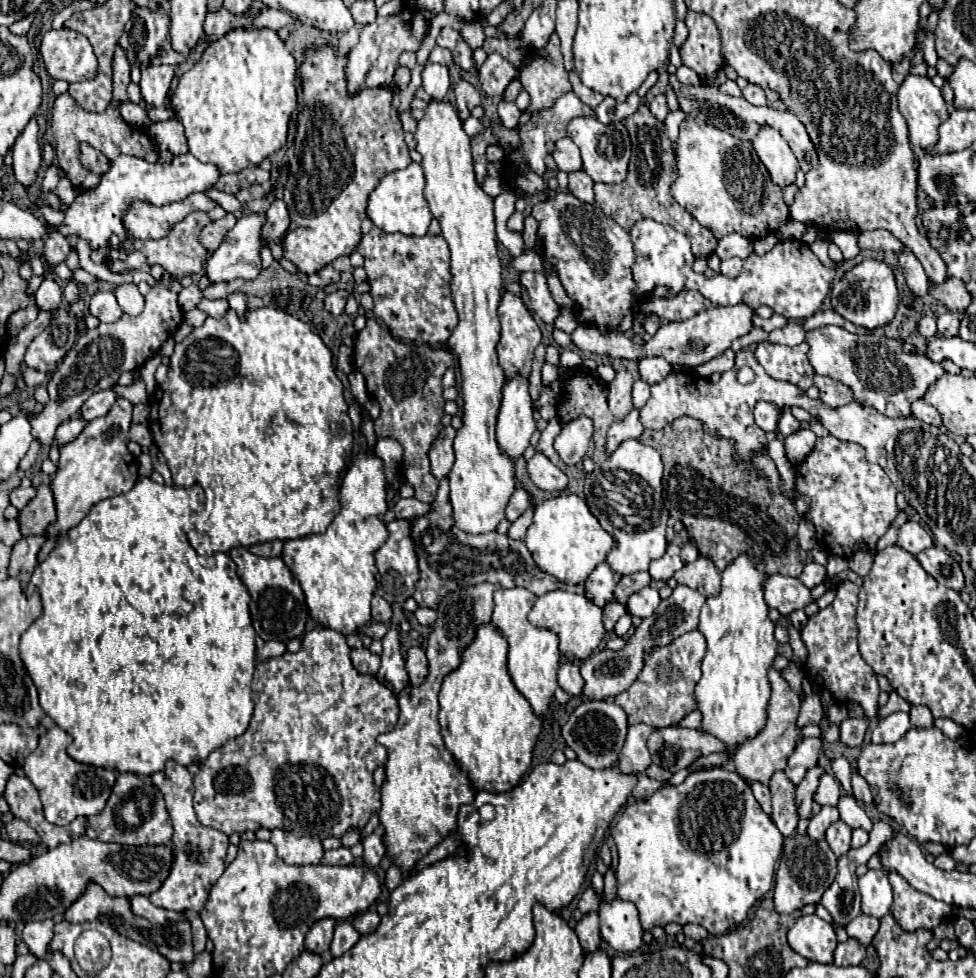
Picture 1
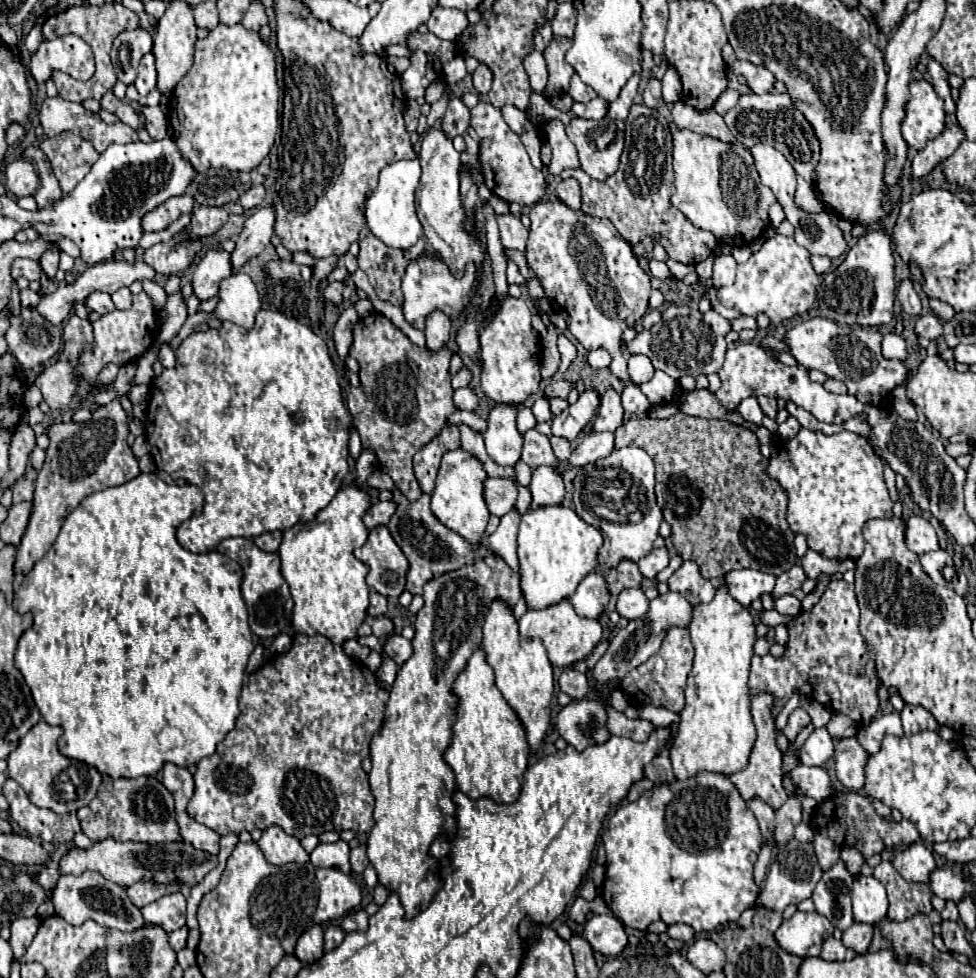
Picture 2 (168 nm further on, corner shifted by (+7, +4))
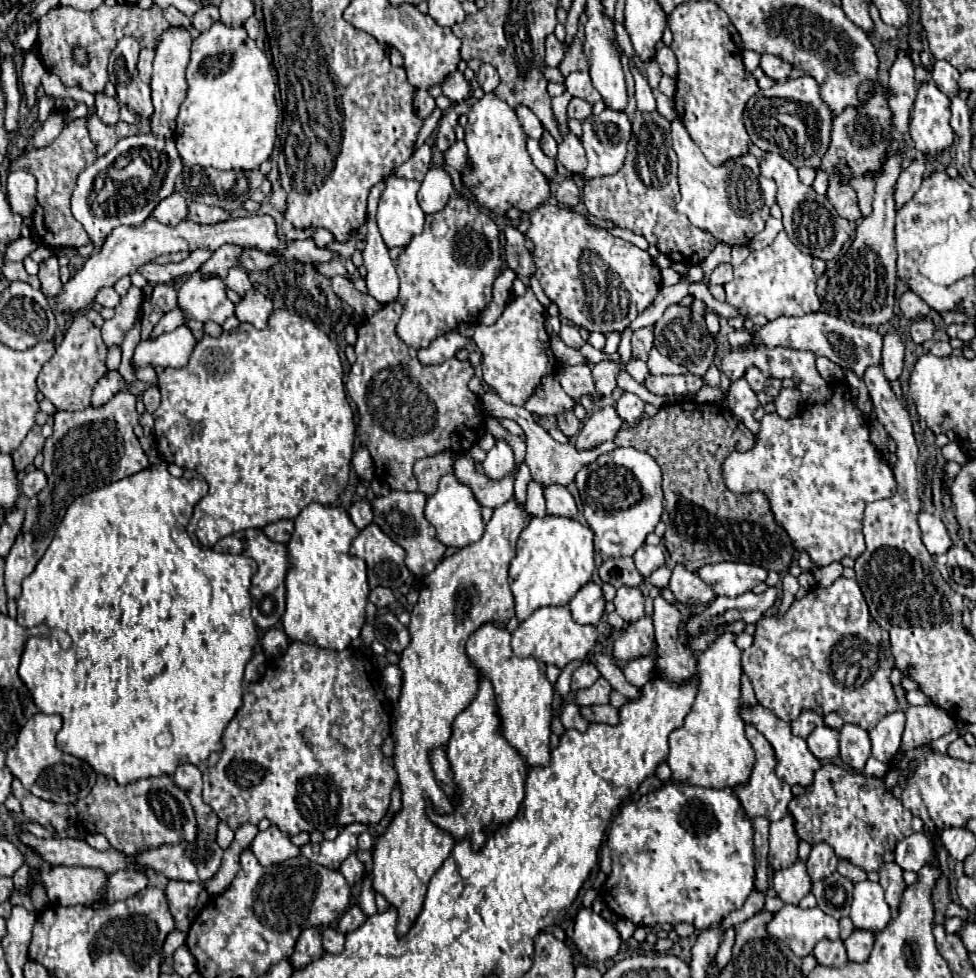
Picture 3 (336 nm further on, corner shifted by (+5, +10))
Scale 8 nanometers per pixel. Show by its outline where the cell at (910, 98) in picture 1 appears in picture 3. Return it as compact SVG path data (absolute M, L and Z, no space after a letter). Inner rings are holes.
M933 82L921 84L909 122L909 134L917 150L935 156L953 146L955 132L949 124L949 98Z

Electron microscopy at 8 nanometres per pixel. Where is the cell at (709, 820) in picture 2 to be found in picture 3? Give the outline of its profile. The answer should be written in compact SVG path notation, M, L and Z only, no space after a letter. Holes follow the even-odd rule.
M667 782L665 788L621 806L619 814L611 822L607 844L611 848L613 870L601 890L601 900L619 918L633 922L635 926L655 926L661 922L675 926L689 922L697 930L705 930L719 924L729 912L739 910L753 892L753 828L731 788L715 790Z

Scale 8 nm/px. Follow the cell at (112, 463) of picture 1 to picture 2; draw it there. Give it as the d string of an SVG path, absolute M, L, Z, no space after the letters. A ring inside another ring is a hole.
M119 400L97 408L89 422L59 422L49 428L49 448L45 464L35 480L33 512L27 532L19 544L15 572L29 572L33 564L53 546L65 518L81 504L83 498L109 486L119 486L133 480L141 470L137 458L127 446L127 412Z

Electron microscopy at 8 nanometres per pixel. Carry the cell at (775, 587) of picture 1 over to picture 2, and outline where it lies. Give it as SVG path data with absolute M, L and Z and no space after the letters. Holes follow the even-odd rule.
M741 570L741 572L729 572L723 580L729 584L729 594L737 602L749 606L763 594L773 594L777 578L773 574L757 570Z

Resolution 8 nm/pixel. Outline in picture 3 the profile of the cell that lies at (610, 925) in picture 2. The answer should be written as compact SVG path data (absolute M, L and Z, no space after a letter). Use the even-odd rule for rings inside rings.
M581 908L575 918L573 944L587 960L609 960L617 954L621 938L613 924L591 908Z

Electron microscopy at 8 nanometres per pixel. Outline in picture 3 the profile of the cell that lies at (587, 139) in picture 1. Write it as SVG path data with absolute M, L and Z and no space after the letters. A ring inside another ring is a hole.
M603 110L599 116L589 116L583 122L583 148L589 160L589 166L585 168L585 178L615 174L625 162L625 146L629 138L631 122L627 114Z

